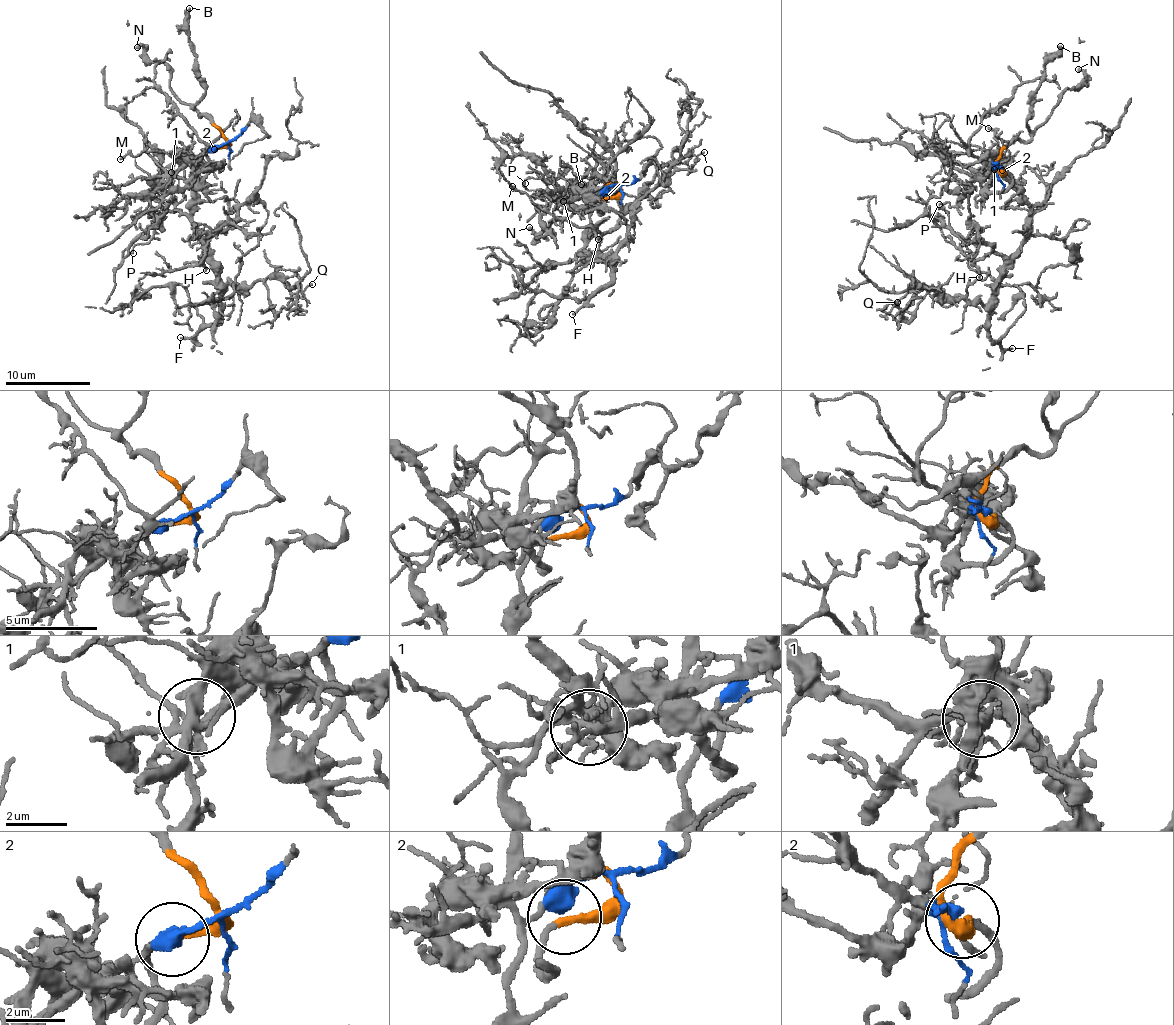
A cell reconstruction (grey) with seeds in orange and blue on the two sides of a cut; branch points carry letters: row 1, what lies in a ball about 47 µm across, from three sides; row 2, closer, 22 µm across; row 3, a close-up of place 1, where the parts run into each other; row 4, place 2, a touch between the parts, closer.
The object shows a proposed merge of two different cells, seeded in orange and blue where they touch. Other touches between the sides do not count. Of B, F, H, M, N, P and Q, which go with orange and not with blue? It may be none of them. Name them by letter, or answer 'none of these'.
B, N, P

